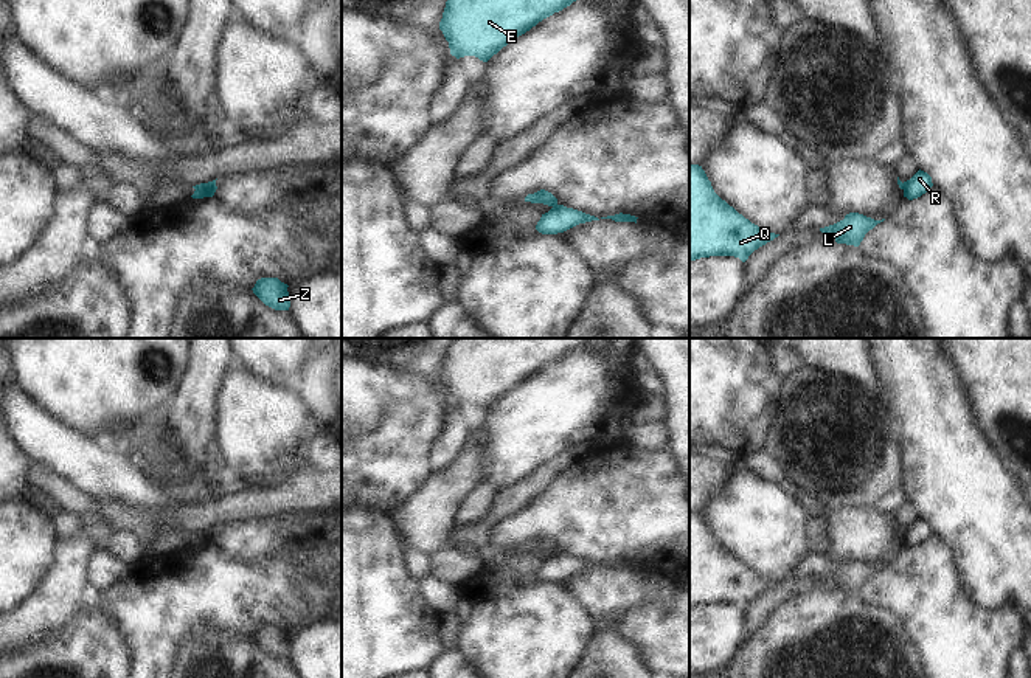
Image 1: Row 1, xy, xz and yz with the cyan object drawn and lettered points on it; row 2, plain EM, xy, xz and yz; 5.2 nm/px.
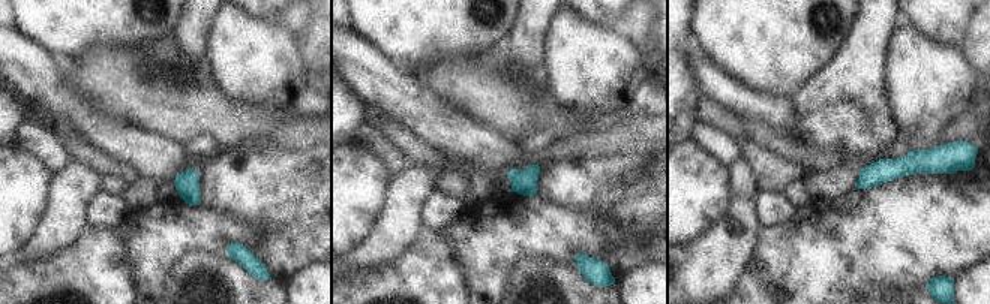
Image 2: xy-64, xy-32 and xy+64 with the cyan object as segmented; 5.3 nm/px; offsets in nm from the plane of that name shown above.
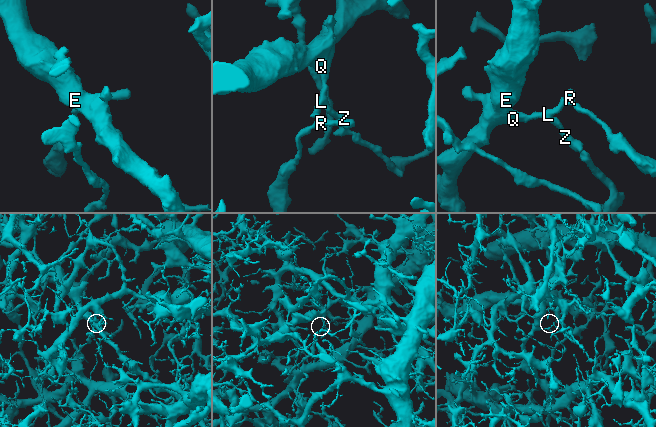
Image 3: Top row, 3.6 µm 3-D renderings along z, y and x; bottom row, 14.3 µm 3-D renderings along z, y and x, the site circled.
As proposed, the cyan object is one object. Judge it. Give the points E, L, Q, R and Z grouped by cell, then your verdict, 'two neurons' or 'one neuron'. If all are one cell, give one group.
E L Q Z / R; two neurons

